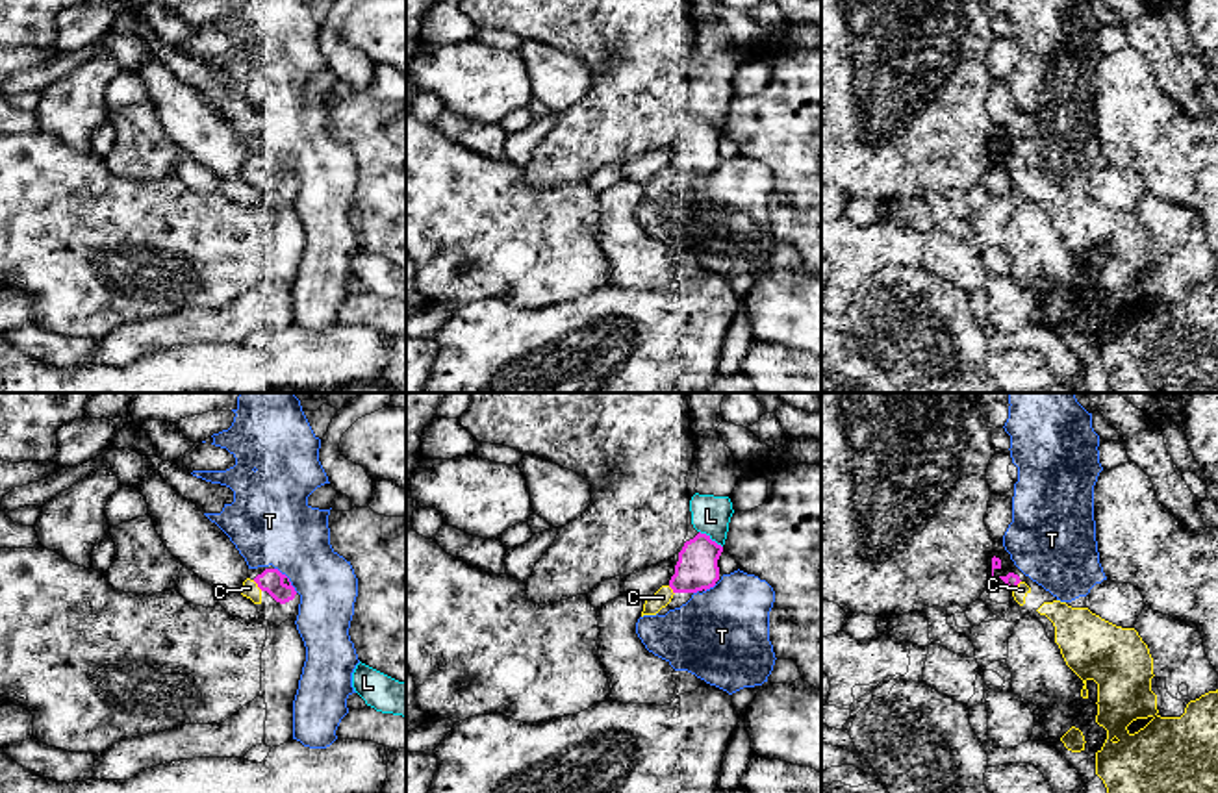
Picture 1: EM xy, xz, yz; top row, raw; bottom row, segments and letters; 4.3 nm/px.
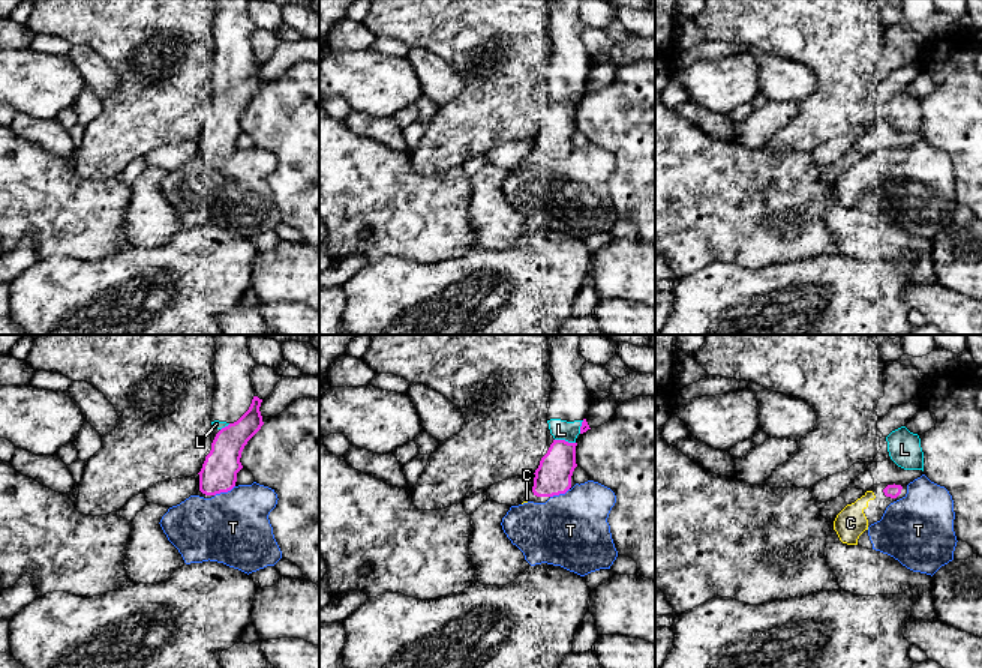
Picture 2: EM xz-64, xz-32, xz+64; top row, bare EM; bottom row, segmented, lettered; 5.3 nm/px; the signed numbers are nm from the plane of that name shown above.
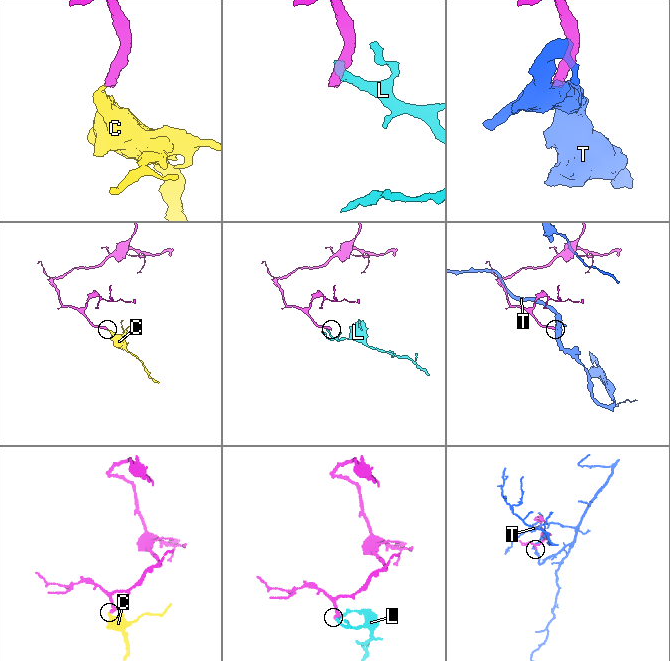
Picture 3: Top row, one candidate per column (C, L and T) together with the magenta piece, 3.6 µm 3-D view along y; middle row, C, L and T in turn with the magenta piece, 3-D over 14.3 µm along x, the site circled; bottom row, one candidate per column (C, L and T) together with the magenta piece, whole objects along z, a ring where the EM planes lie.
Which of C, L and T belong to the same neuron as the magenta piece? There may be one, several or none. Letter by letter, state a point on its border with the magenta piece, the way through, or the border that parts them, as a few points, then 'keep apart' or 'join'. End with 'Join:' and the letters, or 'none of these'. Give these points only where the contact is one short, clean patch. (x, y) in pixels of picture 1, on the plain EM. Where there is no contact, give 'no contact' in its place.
C: xy (258, 171) | join
L: xz (709, 123) | keep apart
T: xy (288, 163) | keep apart
Join: C

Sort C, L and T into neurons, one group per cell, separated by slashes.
C / L / T

